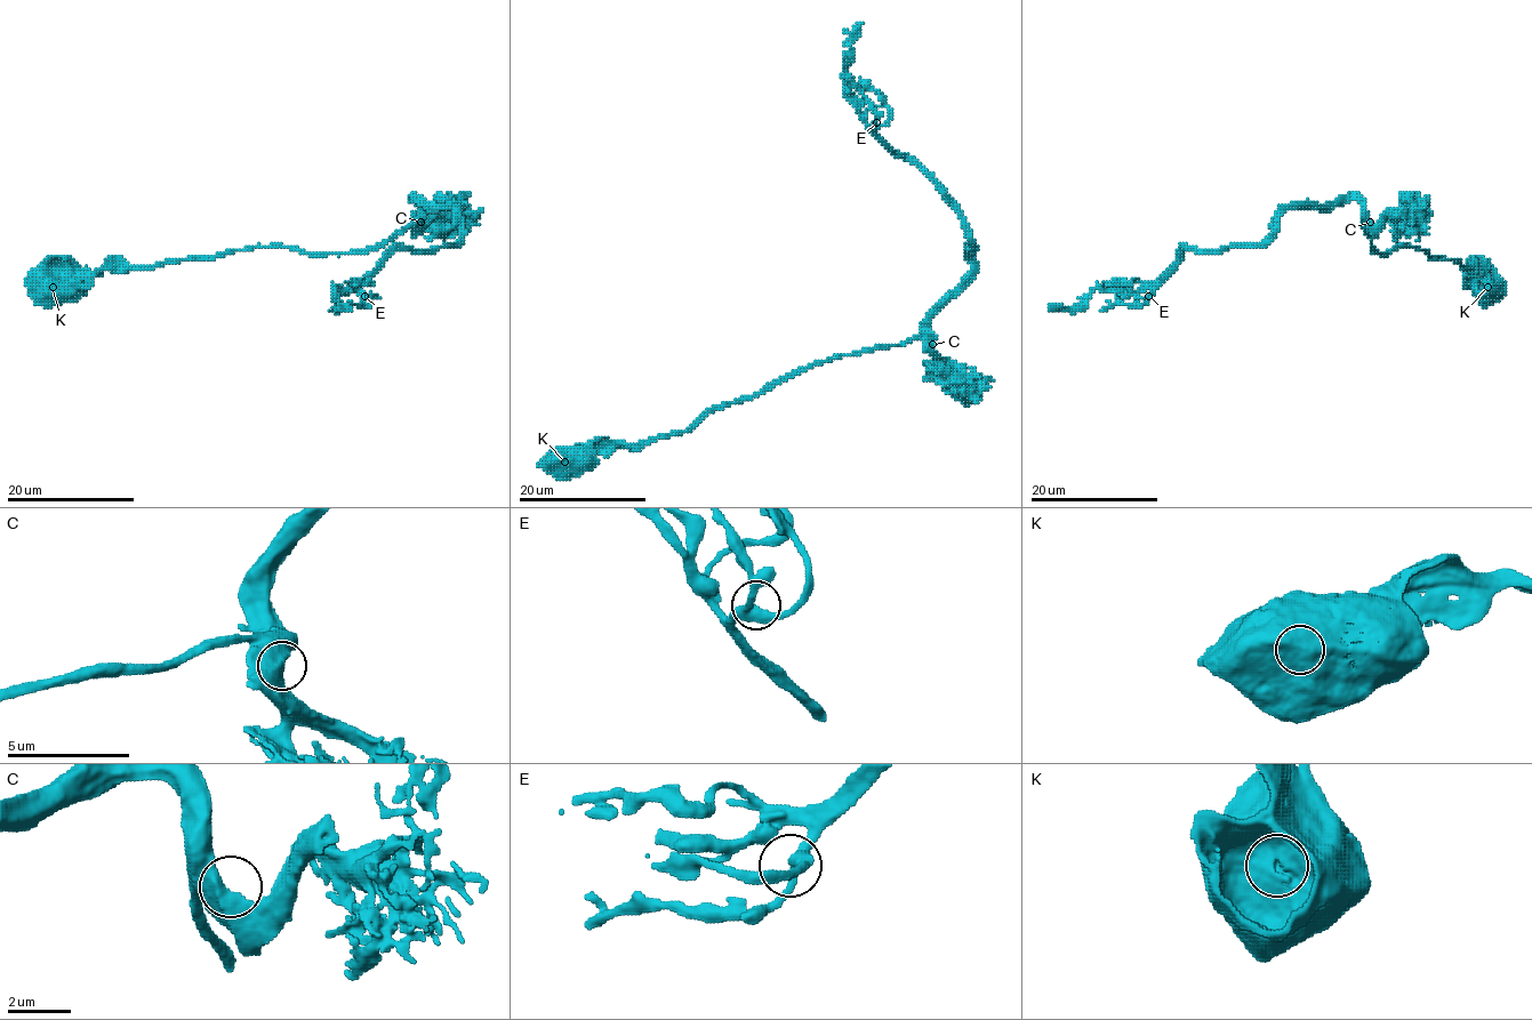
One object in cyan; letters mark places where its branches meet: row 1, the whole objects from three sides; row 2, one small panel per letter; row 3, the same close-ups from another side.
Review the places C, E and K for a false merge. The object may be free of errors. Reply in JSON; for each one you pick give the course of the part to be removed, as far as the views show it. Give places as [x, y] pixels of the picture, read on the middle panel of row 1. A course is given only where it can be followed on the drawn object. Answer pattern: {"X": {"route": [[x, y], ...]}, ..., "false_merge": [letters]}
{"false_merge": []}

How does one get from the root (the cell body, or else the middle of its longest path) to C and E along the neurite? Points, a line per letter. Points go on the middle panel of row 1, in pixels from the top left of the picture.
C: (561, 466), (594, 451), (690, 431), (714, 410), (836, 358), (917, 338), (932, 344)
E: (561, 466), (690, 431), (836, 358), (929, 336), (971, 271), (972, 241), (960, 207), (876, 122)

